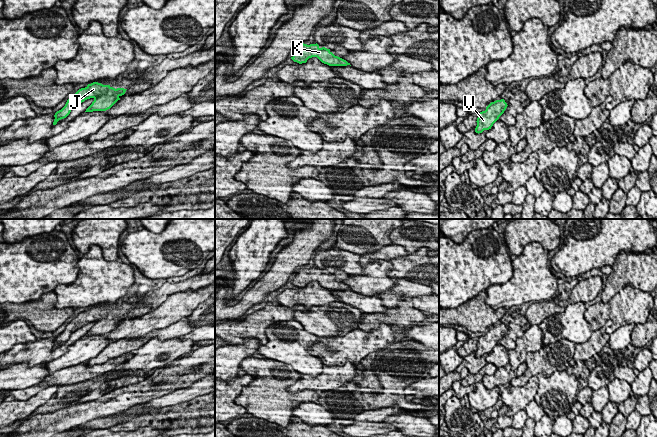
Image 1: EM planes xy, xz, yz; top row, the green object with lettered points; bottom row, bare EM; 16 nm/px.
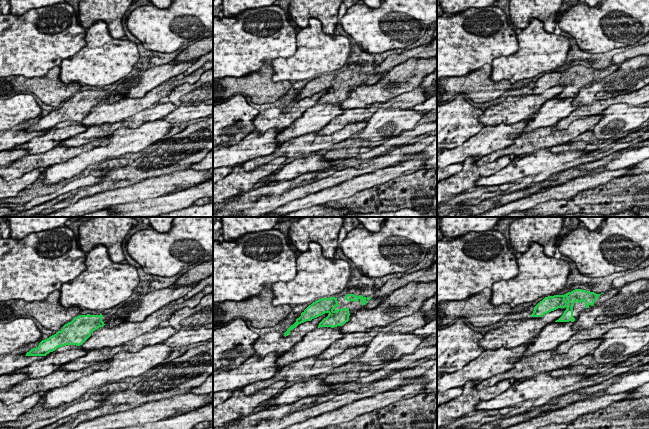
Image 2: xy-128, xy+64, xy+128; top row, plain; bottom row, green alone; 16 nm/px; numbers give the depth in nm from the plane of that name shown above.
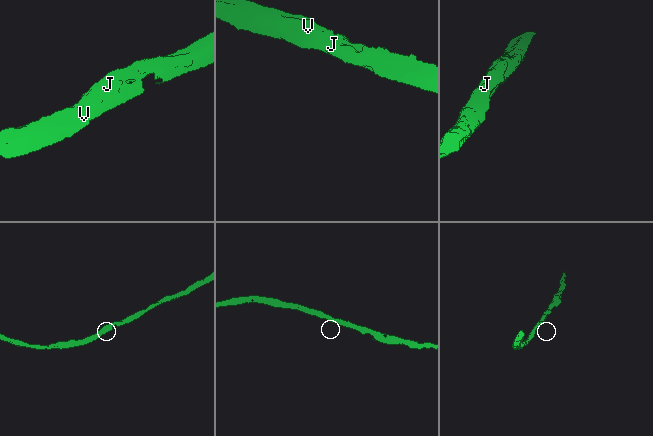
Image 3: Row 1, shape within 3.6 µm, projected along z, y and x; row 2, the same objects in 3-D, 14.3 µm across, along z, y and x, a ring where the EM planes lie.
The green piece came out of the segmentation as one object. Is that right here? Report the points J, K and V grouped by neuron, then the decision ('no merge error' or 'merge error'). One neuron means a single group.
groups J K V; no merge error

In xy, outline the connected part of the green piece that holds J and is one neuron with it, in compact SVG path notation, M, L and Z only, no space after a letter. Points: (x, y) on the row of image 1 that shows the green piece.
M98 82L88 84L85 88L79 89L71 99L67 100L65 106L55 113L53 125L66 118L78 104L90 98L93 98L94 101L85 112L106 111L120 100L119 97L124 95L126 90L124 88L115 89L110 85L103 85Z

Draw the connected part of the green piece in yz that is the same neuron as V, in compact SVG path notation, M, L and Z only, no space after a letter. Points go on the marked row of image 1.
M504 99L491 102L485 111L479 113L477 118L476 133L482 133L484 130L489 130L493 124L499 119L507 108L507 103Z

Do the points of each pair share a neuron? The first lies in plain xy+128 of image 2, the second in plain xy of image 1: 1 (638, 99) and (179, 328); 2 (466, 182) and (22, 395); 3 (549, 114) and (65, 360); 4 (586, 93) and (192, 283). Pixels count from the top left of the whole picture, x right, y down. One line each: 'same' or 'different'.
1: same
2: different
3: same
4: different

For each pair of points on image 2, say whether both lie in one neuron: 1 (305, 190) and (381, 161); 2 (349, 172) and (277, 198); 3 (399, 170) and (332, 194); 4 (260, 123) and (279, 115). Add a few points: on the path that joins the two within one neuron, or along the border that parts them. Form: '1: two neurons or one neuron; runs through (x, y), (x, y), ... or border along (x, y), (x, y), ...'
1: one neuron; runs through (324, 183), (362, 169)
2: one neuron; runs through (331, 181), (295, 193)
3: one neuron; runs through (382, 176), (361, 182), (349, 188)
4: one neuron; runs through (265, 120), (274, 117)

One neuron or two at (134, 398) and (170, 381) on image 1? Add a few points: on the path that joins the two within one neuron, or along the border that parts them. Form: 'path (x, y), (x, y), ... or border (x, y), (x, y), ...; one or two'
path (143, 396), (161, 387); one

